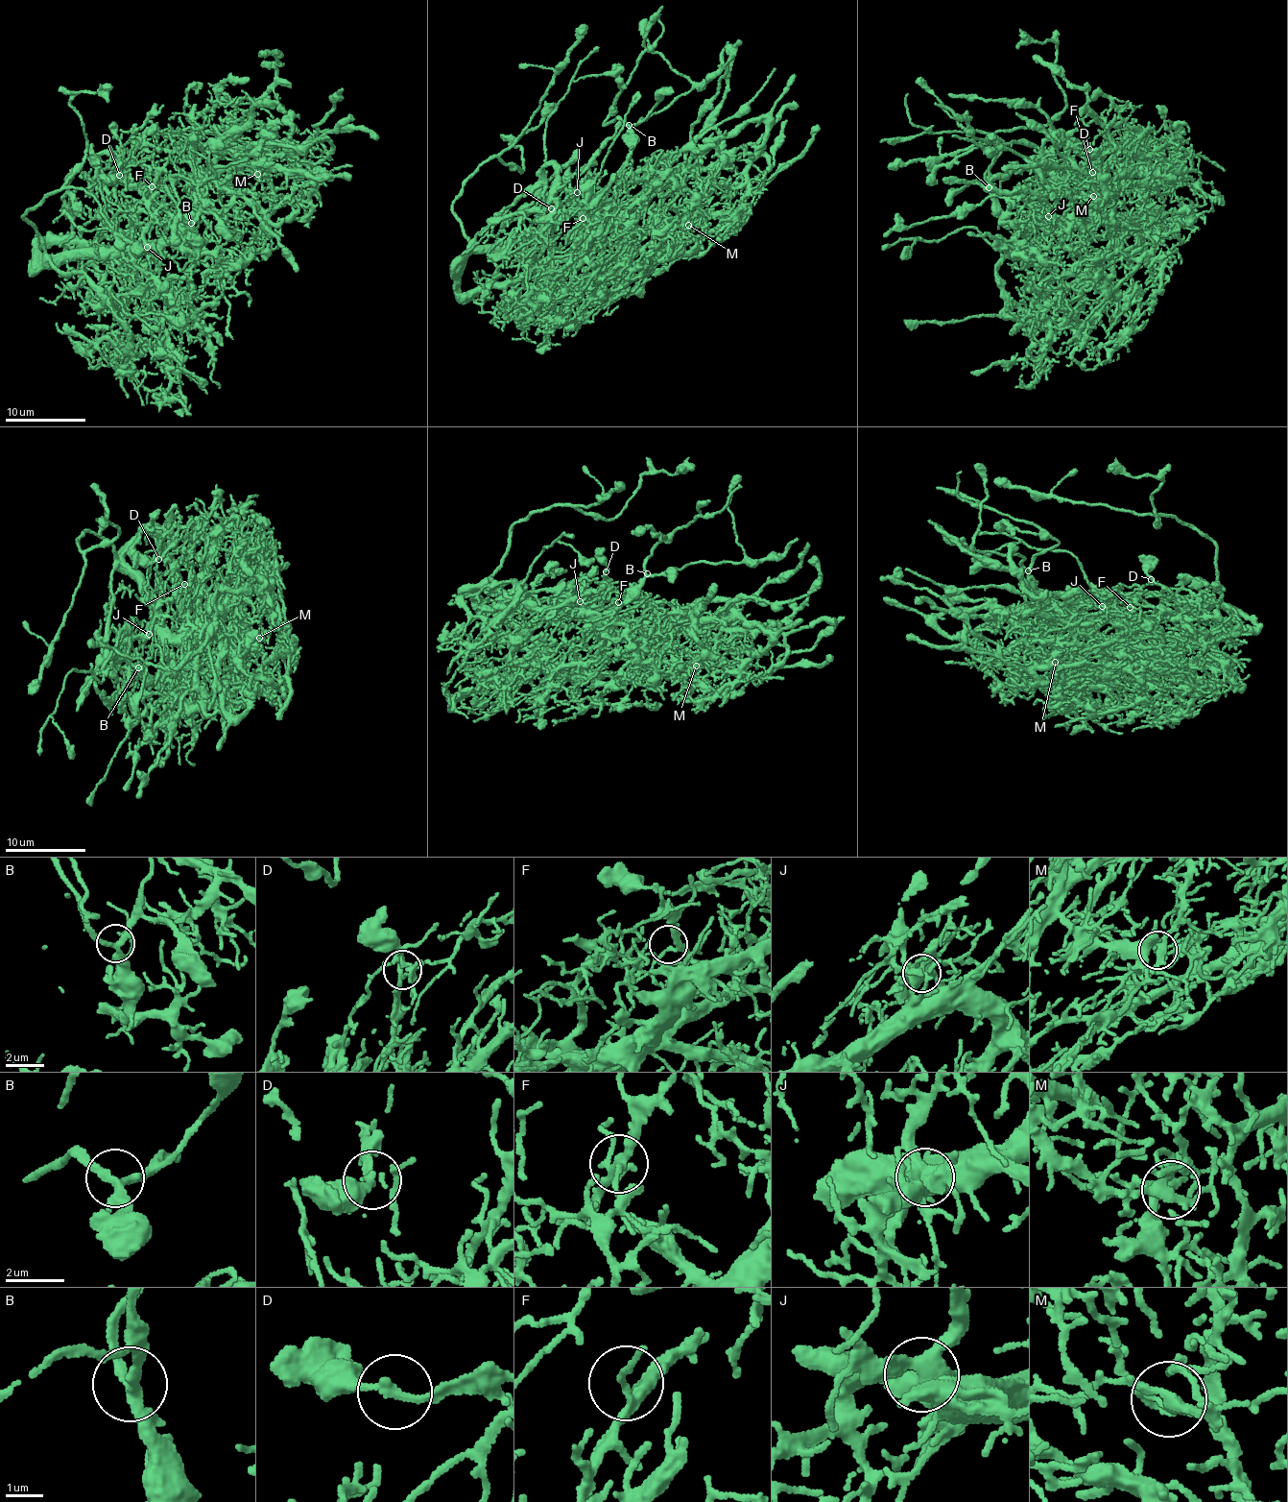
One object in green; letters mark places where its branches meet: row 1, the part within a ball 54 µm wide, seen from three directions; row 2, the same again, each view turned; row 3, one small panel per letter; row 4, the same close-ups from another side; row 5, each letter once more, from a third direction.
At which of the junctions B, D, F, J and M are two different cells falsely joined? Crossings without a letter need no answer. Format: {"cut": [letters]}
{"cut": []}

